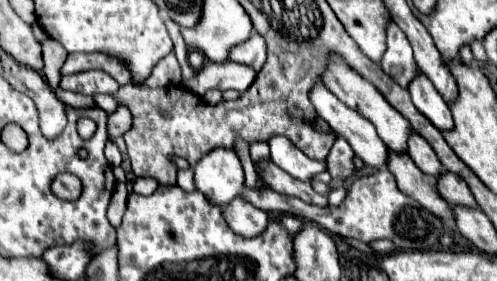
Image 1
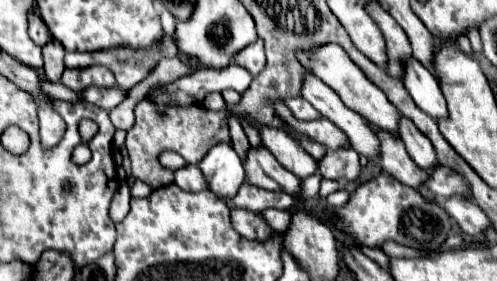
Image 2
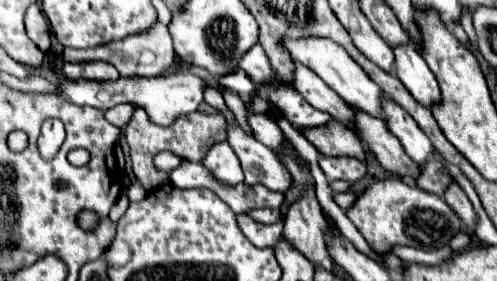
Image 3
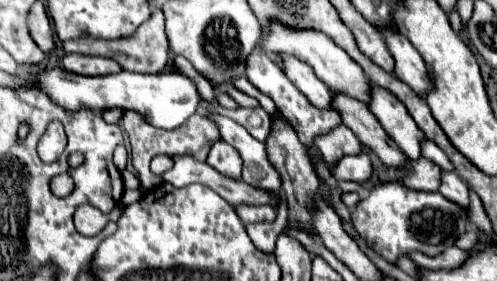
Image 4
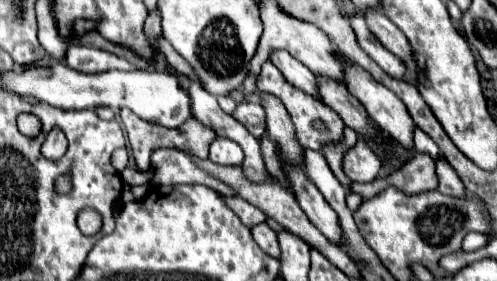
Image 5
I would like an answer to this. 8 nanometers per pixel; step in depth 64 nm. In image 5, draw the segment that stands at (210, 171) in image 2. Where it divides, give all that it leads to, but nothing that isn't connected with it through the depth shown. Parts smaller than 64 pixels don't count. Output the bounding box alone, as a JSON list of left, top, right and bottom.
[208,138,244,166]

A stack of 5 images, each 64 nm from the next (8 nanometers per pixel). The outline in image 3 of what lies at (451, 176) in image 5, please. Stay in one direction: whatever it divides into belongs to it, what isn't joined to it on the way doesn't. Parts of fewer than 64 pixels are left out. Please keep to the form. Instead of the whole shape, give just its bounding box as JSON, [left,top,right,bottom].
[444,182,478,230]

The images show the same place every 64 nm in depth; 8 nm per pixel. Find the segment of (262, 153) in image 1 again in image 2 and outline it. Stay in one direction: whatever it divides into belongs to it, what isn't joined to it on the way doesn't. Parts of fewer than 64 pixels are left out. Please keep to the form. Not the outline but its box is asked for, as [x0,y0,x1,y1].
[240,118,264,147]

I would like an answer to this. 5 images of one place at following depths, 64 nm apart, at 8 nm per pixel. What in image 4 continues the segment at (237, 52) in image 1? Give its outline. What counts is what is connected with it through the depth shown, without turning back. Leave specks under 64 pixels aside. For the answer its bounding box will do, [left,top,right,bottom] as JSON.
[246,46,342,146]

